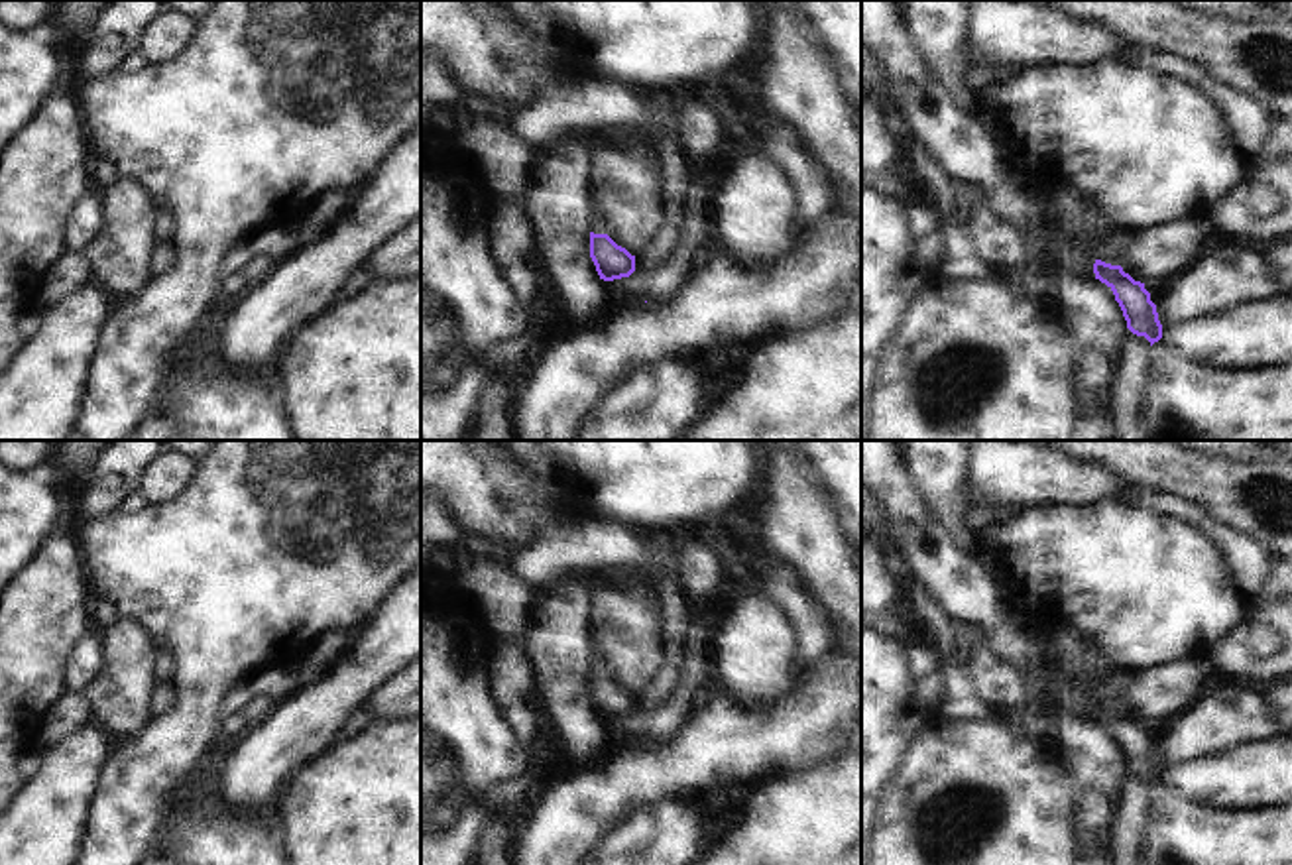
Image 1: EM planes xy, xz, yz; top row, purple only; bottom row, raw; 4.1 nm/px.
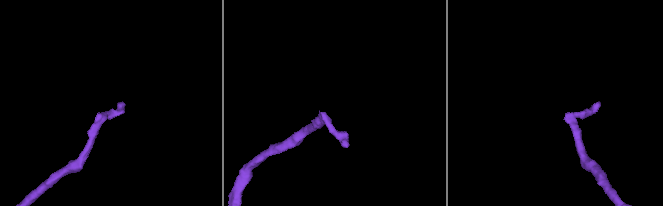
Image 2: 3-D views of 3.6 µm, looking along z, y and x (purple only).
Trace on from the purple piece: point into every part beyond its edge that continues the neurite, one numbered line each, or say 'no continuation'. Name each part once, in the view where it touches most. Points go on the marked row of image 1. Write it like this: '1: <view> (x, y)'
1: yz (966, 148)

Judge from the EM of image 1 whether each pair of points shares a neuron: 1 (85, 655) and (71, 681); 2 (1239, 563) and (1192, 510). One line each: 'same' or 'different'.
1: same
2: same

